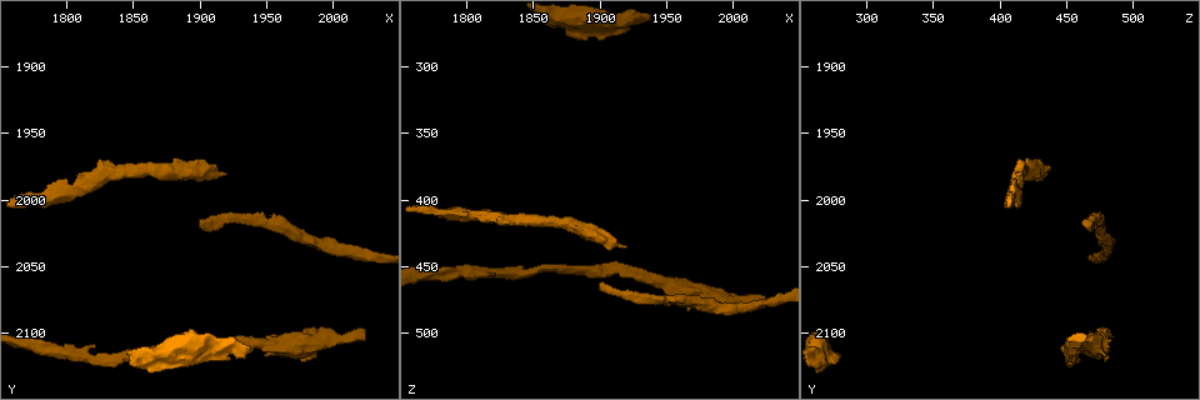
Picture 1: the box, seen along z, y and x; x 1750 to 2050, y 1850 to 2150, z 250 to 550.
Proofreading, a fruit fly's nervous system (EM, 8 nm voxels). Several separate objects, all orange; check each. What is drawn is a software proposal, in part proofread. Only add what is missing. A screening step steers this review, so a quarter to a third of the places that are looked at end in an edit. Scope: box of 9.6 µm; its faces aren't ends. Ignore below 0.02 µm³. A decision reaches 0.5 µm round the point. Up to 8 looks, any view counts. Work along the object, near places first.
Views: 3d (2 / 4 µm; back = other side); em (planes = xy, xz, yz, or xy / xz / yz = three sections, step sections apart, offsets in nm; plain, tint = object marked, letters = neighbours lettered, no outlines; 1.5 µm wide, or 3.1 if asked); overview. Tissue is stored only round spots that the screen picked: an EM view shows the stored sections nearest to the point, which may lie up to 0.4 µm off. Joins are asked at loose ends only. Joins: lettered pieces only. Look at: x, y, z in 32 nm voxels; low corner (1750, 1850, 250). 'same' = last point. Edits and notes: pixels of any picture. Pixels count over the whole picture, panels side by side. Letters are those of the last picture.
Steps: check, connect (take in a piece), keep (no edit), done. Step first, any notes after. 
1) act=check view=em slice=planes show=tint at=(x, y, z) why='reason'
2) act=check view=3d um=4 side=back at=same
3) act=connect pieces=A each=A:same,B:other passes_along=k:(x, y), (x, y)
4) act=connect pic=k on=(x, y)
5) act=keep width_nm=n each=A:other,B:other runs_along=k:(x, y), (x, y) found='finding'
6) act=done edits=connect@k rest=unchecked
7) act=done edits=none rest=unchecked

act=check view=3d um=4 at=(1918, 1980, 438) why='free end'

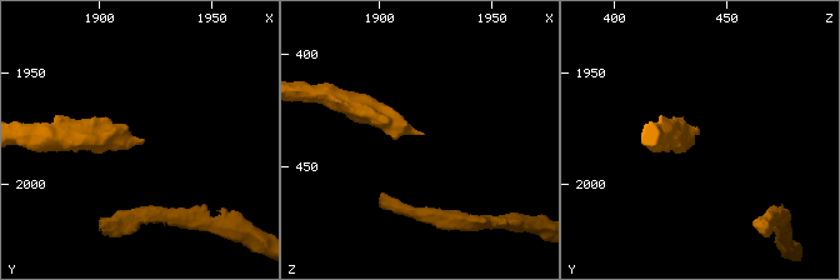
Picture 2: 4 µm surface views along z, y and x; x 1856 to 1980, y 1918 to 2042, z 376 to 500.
act=check view=em slice=planes show=letters at=(1918, 1981, 436) why='need the tissue'

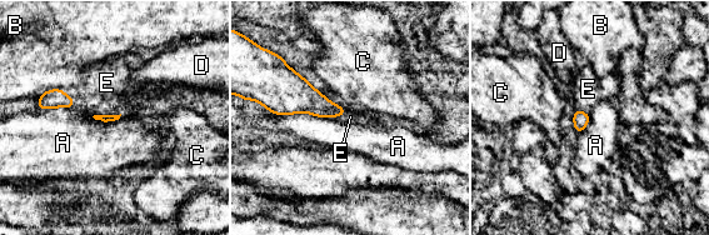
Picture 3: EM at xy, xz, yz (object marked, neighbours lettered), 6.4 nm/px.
act=connect pieces=E each=A:other,B:other,C:other,D:other,E:same passes_along=3:(104, 118), (106, 115), (106, 83) found='the neuron continues'

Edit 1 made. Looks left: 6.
act=check view=3d um=2 side=back at=(1878, 2120, 278) why='stops while still wide'

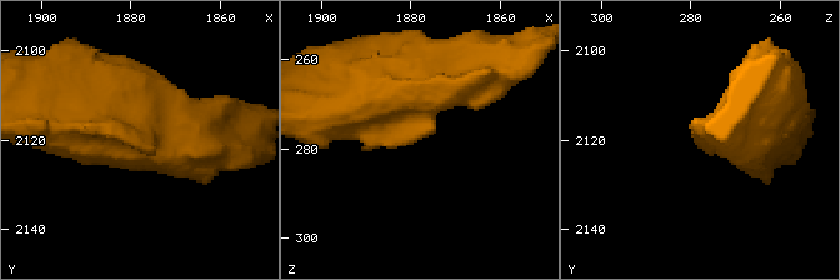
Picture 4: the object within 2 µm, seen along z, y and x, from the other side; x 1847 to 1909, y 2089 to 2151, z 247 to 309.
act=check view=em slice=xz step=4 show=letters at=(1878, 2119, 278)

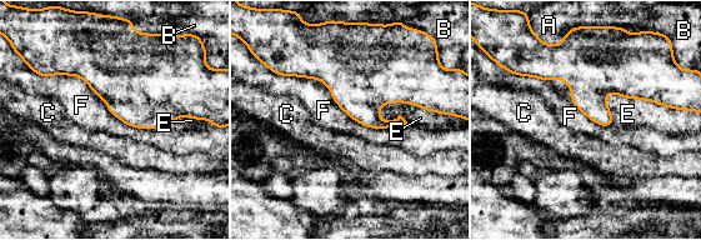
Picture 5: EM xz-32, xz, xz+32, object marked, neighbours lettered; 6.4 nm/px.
act=check view=em slice=planes show=letters at=same why='another direction'

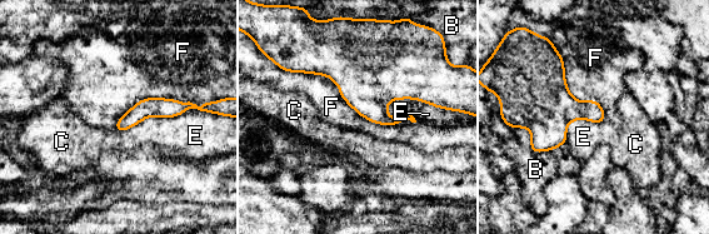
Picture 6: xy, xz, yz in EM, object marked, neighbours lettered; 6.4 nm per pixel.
act=keep longest_contact=F:600nm each=B:other,C:other,E:other,F:other border=6:(553, 45), (605, 119) found='no lettered piece goes on from it'

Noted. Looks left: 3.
act=done edits=connect@3 rest=unchecked

